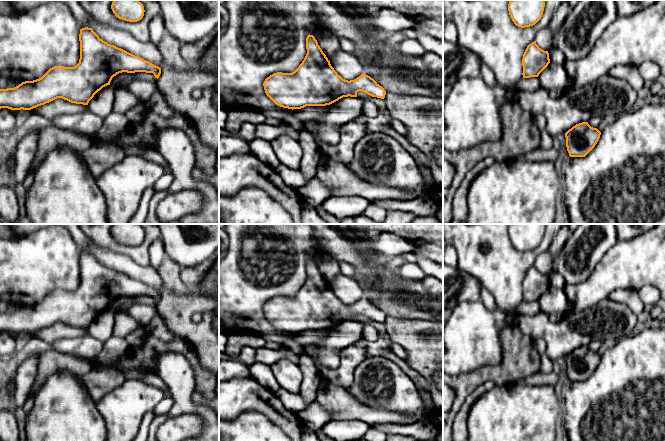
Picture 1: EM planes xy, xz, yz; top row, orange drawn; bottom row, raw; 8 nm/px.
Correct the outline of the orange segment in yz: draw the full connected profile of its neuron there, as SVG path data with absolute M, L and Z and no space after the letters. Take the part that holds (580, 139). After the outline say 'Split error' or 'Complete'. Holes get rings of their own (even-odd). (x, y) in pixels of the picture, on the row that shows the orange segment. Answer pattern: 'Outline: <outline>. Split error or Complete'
Outline: M588 122L576 124L565 133L570 157L585 157L599 141L601 132Z. Complete

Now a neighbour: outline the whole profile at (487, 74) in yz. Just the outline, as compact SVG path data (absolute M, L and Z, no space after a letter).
M485 64L481 65L481 77L491 87L498 86L499 83L493 71Z

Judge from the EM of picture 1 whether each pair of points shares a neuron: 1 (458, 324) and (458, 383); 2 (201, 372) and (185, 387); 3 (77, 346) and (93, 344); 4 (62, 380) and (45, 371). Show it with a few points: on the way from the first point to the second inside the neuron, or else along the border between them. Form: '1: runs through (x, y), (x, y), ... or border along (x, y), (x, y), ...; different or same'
1: border along (481, 368), (453, 376); different
2: border along (185, 357), (193, 369), (196, 393); different
3: runs through (81, 346), (89, 346); same
4: border along (75, 375), (69, 372), (51, 374), (36, 392); different

